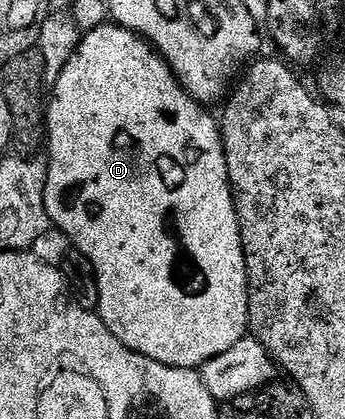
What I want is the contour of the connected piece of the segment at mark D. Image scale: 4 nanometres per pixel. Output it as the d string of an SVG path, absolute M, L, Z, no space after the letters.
M107 23L87 32L81 38L78 48L68 59L62 73L53 82L52 90L54 98L45 106L45 127L51 131L54 153L48 159L48 164L46 165L44 203L46 204L46 213L50 217L51 222L62 223L58 221L70 221L67 225L64 225L64 230L67 236L70 237L71 246L77 251L79 249L90 260L90 265L94 268L94 277L98 280L98 306L96 306L96 312L101 317L102 322L108 327L108 331L112 331L112 335L116 335L116 339L120 339L120 343L124 343L124 347L128 347L132 351L136 351L156 363L164 363L177 369L198 369L203 365L207 365L212 359L224 355L224 351L236 347L236 343L240 343L242 338L247 336L250 323L250 280L246 274L246 252L242 250L242 229L238 225L238 217L162 217L162 209L166 209L166 205L162 205L162 201L166 201L166 177L170 177L170 165L174 165L174 161L170 161L170 157L182 157L182 153L186 153L186 137L194 137L194 98L186 94L186 90L182 88L180 82L170 81L173 72L171 69L162 69L164 62L165 59L151 48L147 42L143 41L137 33L133 33L130 29L123 29L120 25Z

